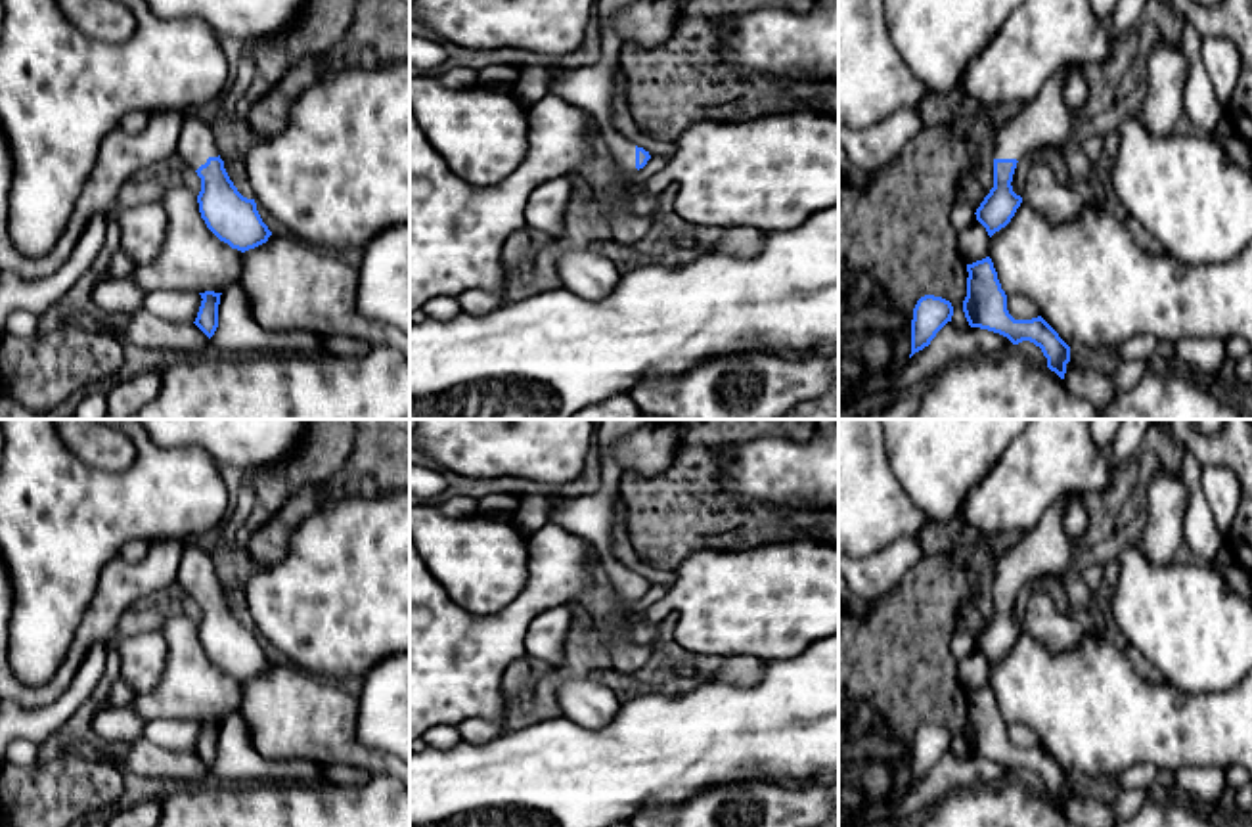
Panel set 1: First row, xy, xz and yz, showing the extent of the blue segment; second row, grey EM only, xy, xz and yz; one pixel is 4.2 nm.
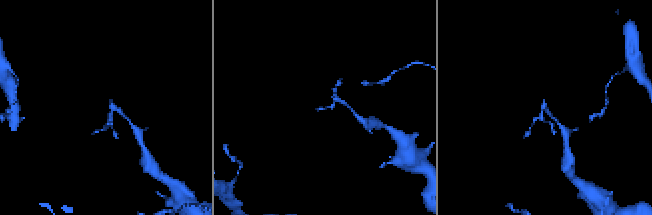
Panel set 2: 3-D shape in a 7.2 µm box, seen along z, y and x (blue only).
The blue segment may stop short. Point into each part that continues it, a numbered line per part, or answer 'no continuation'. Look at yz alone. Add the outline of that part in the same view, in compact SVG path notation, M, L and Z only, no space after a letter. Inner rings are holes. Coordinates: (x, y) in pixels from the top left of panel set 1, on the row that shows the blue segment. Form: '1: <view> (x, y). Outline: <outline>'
1: yz (1044, 123). Outline: M1076 67L1057 71L1040 90L1038 98L1026 103L995 132L994 159L1020 159L1047 147L1062 147L1074 140L1070 111L1062 100L1062 86Z

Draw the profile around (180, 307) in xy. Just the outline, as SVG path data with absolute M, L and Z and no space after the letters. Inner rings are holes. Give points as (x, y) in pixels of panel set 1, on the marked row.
M161 289L147 293L144 308L176 324L193 324L201 306L201 295L190 291Z

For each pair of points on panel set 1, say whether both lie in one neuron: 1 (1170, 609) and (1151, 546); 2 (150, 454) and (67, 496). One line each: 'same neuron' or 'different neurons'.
1: different neurons
2: same neuron

